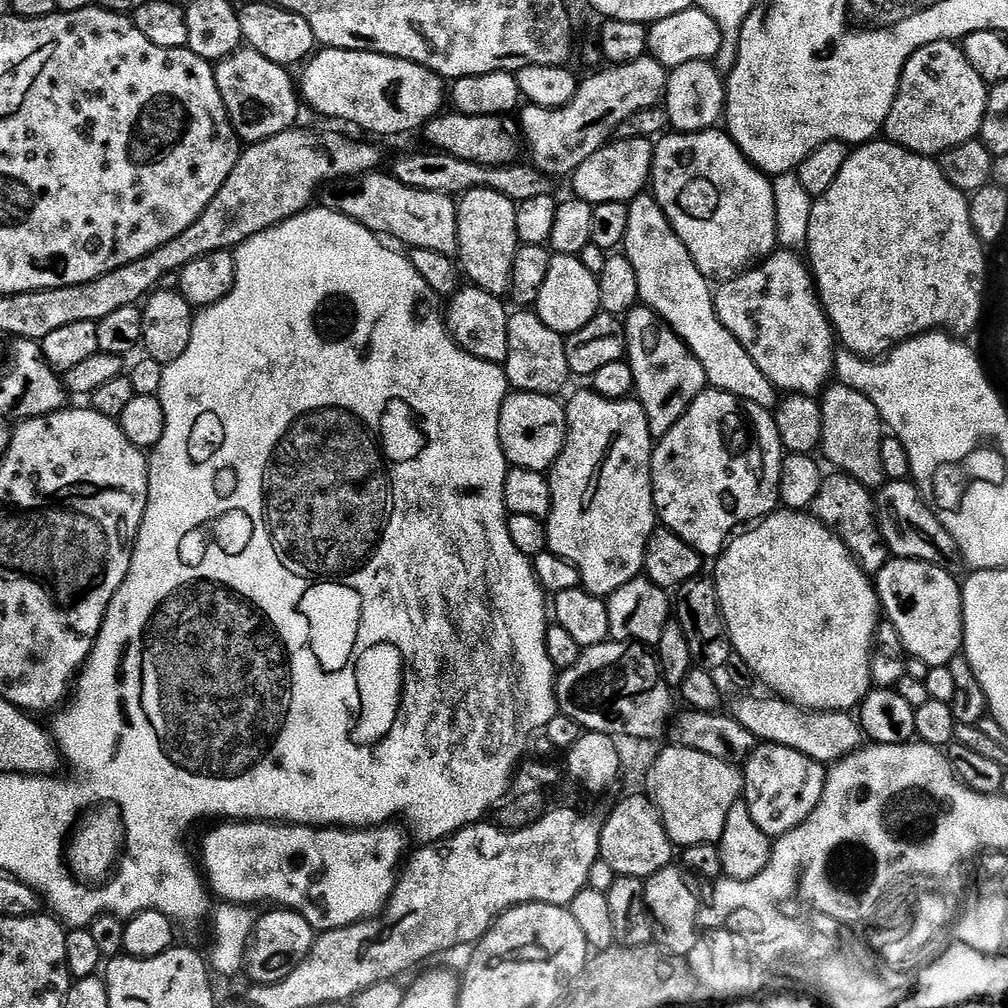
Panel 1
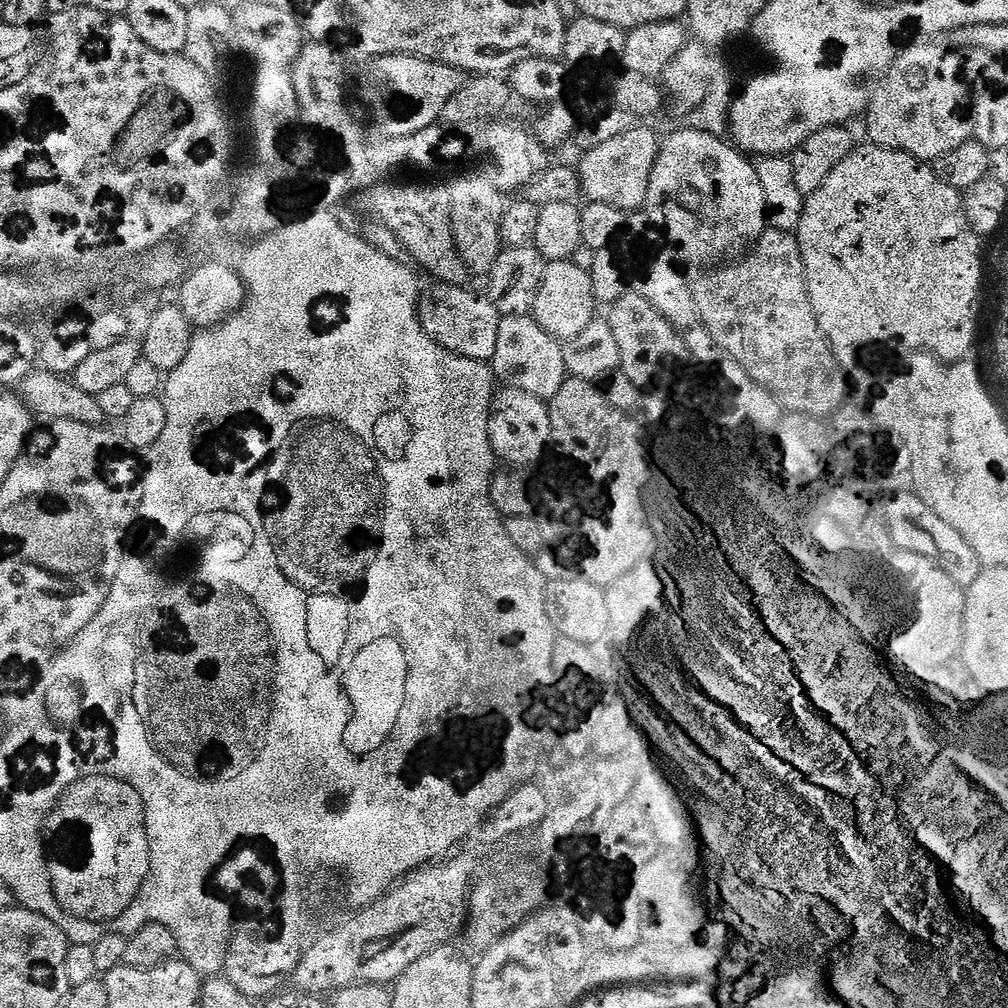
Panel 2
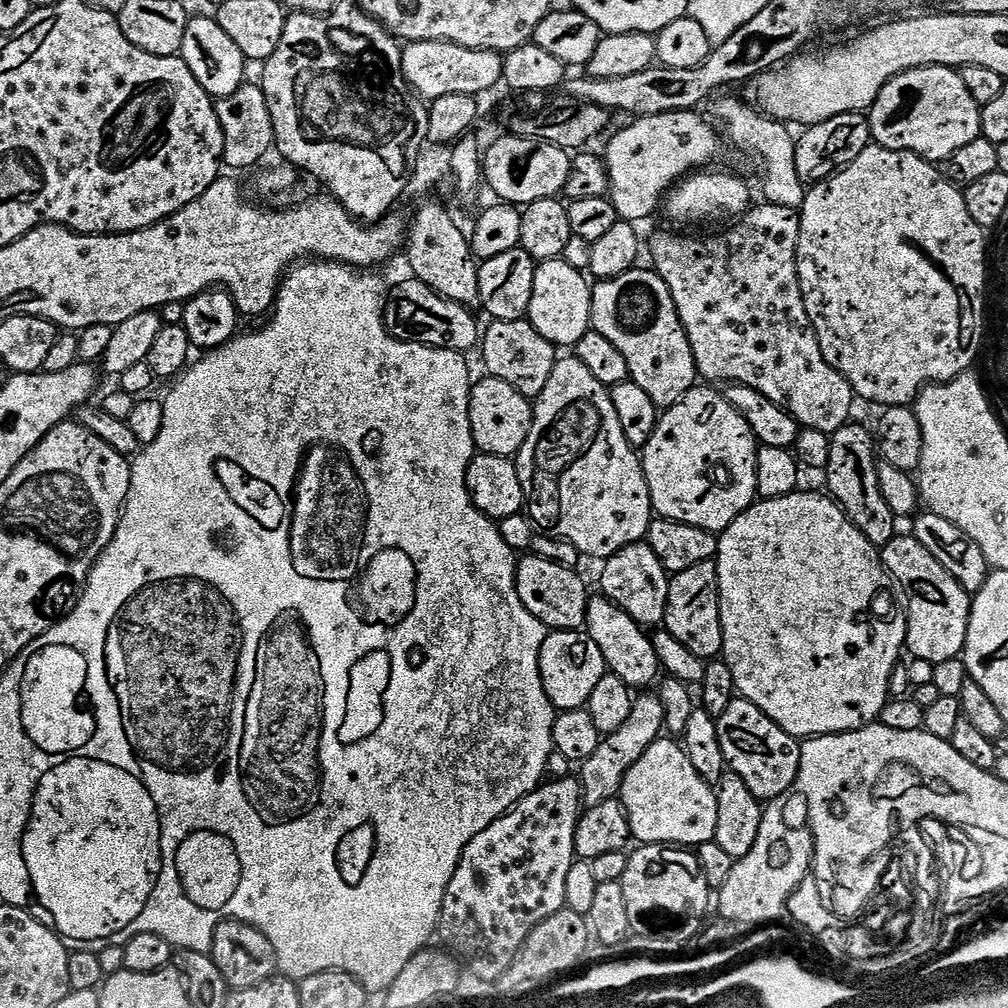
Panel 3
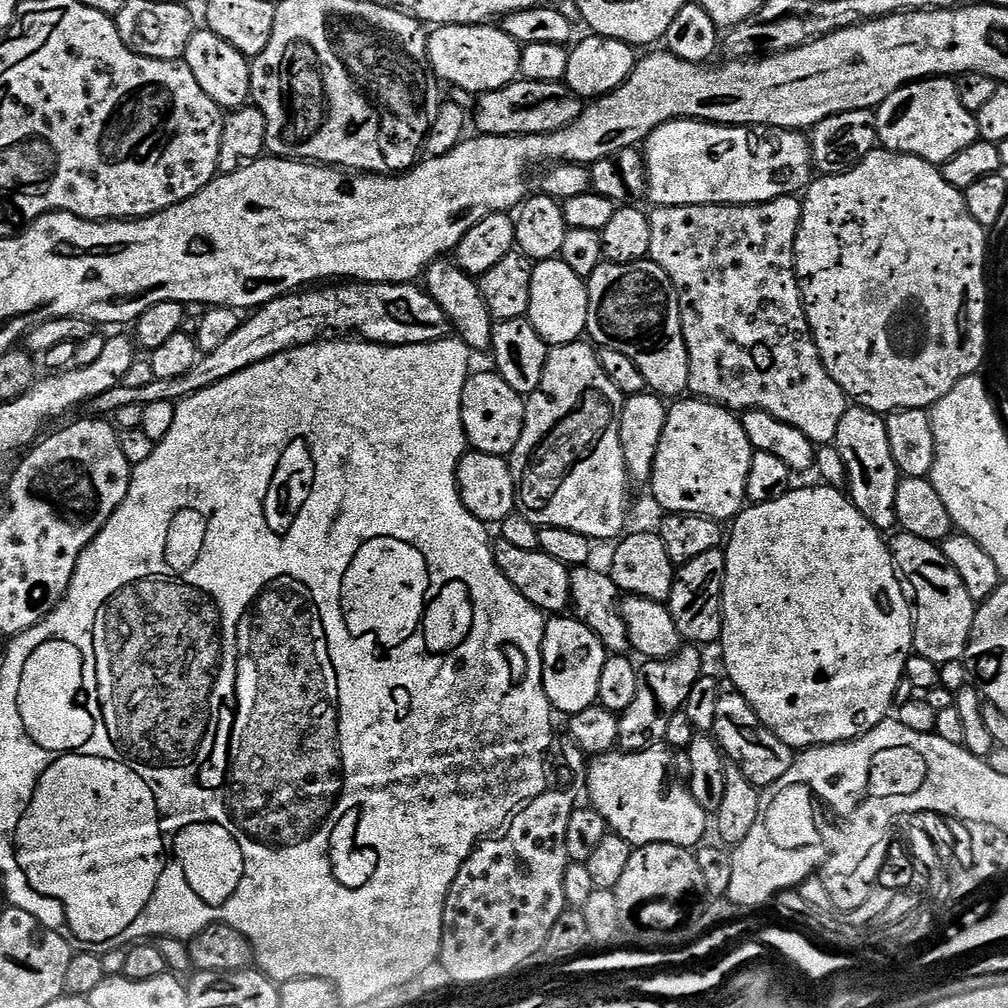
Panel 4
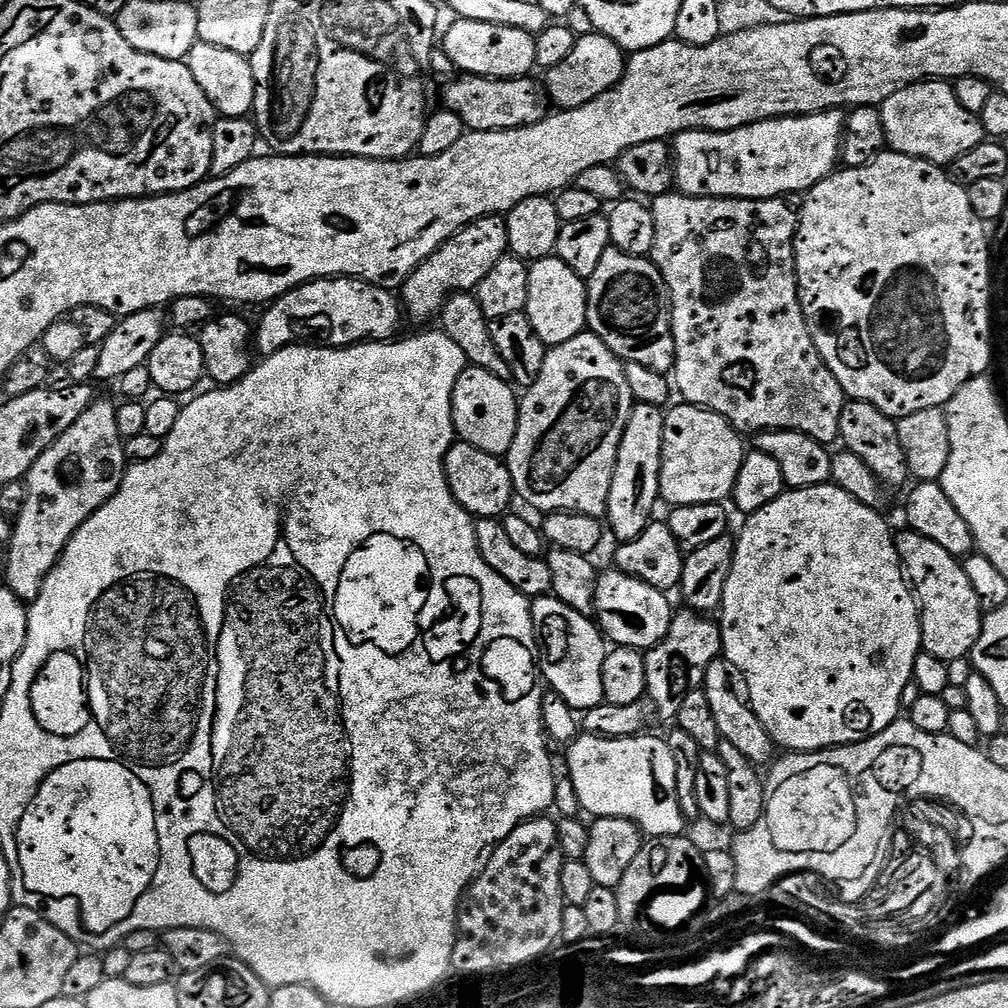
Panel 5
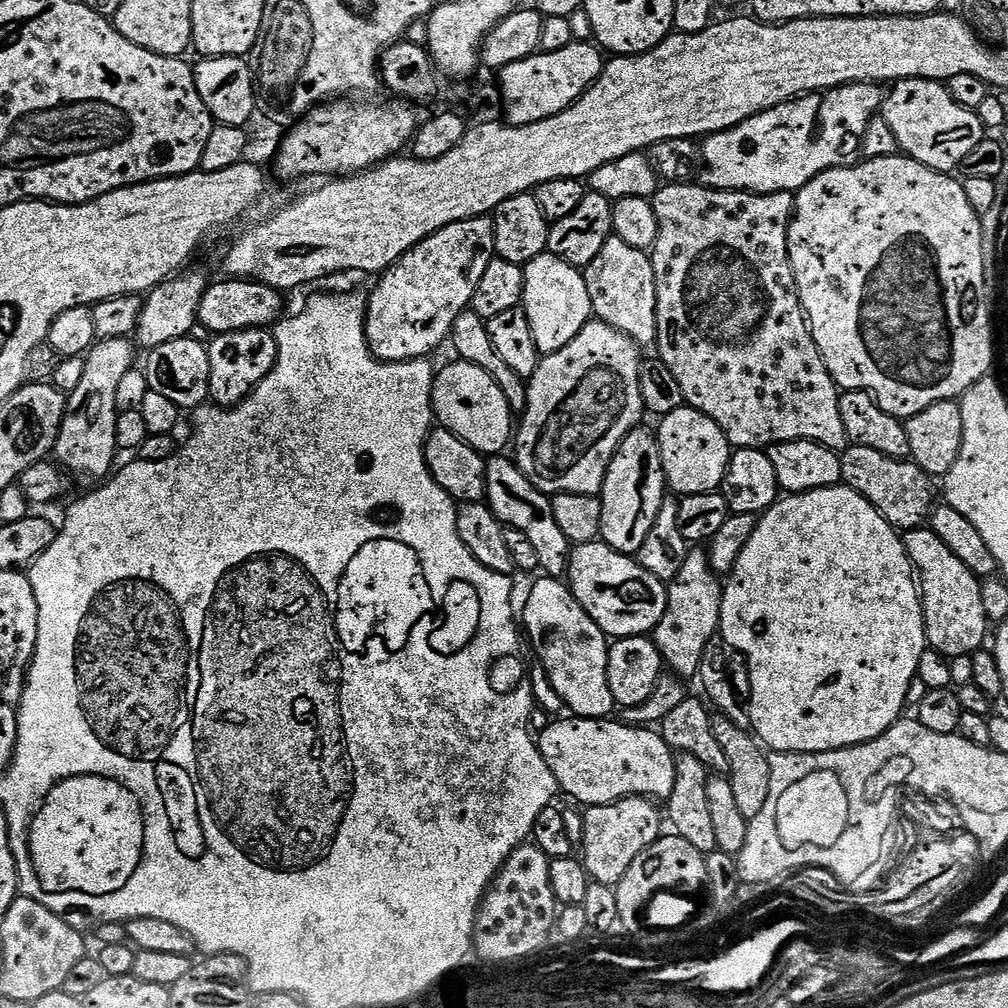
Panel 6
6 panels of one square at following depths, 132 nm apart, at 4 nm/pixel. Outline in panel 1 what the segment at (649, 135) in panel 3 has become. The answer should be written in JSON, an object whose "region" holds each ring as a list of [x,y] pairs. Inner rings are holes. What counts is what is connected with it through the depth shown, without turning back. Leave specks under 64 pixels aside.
{"region":[[[618,140],[599,148],[570,177],[575,199],[594,205],[602,202],[630,202],[645,191],[650,180],[650,144],[647,140]]]}

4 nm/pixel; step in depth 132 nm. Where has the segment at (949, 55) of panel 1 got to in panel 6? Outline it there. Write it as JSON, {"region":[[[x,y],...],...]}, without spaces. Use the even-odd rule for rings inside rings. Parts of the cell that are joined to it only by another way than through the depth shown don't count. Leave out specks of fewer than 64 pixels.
{"region":[[[898,80],[891,88],[885,95],[882,115],[890,130],[894,130],[894,138],[898,138],[901,153],[911,160],[917,160],[935,172],[952,174],[959,169],[966,154],[986,138],[979,115],[971,108],[958,106],[941,81]]]}

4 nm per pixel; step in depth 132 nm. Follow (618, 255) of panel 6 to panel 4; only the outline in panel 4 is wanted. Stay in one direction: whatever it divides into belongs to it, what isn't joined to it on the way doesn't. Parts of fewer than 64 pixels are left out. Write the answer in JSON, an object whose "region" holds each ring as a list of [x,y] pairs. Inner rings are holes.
{"region":[[[651,258],[647,260],[639,260],[638,262],[630,262],[629,264],[614,264],[605,262],[598,266],[598,270],[594,270],[592,276],[587,277],[588,285],[588,326],[587,335],[590,337],[593,345],[600,348],[613,348],[618,350],[618,354],[626,354],[626,358],[631,358],[638,366],[638,370],[642,370],[642,378],[646,378],[648,388],[655,395],[661,398],[680,398],[688,392],[688,379],[690,378],[690,362],[688,361],[688,351],[686,350],[686,342],[684,341],[684,331],[682,330],[682,318],[680,317],[680,303],[676,297],[674,286],[670,282],[670,278],[666,274],[666,270],[662,270],[662,266],[658,266]]]}

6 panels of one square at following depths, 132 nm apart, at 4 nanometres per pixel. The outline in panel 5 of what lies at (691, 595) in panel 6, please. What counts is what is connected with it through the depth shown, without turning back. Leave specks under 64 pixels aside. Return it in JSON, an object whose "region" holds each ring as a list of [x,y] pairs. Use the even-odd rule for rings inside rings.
{"region":[[[691,610],[683,611],[677,611],[673,615],[666,638],[662,638],[653,648],[644,652],[647,699],[655,715],[657,712],[668,722],[675,721],[678,709],[682,706],[682,698],[703,685],[710,662],[718,659],[724,646],[720,637],[720,625],[715,619]]]}

